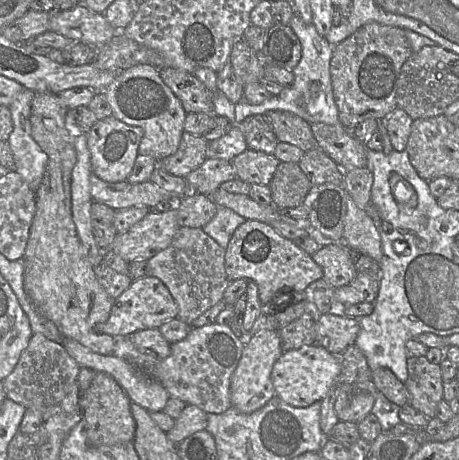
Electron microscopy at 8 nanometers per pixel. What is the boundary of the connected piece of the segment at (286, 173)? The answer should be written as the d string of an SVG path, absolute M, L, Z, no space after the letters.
M280 162L269 183L272 205L278 209L300 206L311 182L296 162Z

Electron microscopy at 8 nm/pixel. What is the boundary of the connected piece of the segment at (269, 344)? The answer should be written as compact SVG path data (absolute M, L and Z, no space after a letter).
M265 330L257 334L249 334L244 340L240 360L230 378L232 407L243 414L250 414L262 408L271 398L276 396L271 372L274 363L282 353L278 330Z

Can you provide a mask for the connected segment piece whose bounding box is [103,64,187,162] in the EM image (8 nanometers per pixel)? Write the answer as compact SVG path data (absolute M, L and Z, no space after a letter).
M140 64L120 71L103 91L112 108L112 116L144 130L139 154L151 156L158 162L177 151L185 131L187 113L181 101L164 83L156 67Z

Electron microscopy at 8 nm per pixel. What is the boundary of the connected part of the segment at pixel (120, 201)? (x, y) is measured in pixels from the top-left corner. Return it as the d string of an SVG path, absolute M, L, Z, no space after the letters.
M91 173L90 184L93 200L103 203L114 210L126 209L132 206L151 208L160 201L181 198L172 196L170 192L151 181L141 183L130 183L127 180L107 182Z

